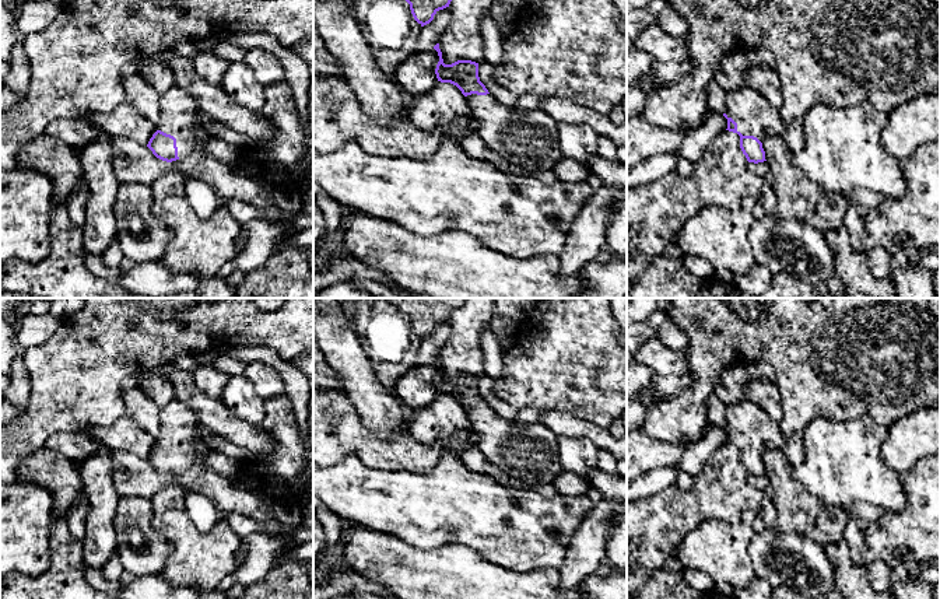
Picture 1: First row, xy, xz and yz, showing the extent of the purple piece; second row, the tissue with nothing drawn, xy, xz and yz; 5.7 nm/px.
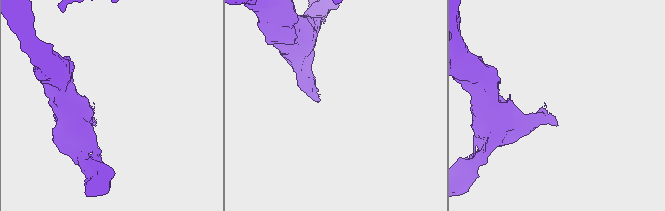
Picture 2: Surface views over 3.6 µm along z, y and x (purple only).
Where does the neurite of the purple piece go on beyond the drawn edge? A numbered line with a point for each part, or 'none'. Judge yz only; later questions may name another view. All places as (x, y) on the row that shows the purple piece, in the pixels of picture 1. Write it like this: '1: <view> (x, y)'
1: yz (754, 115)

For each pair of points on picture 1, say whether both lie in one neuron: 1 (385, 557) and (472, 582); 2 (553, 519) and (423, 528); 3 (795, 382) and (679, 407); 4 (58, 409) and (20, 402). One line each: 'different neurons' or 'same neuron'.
1: same neuron
2: same neuron
3: same neuron
4: different neurons

